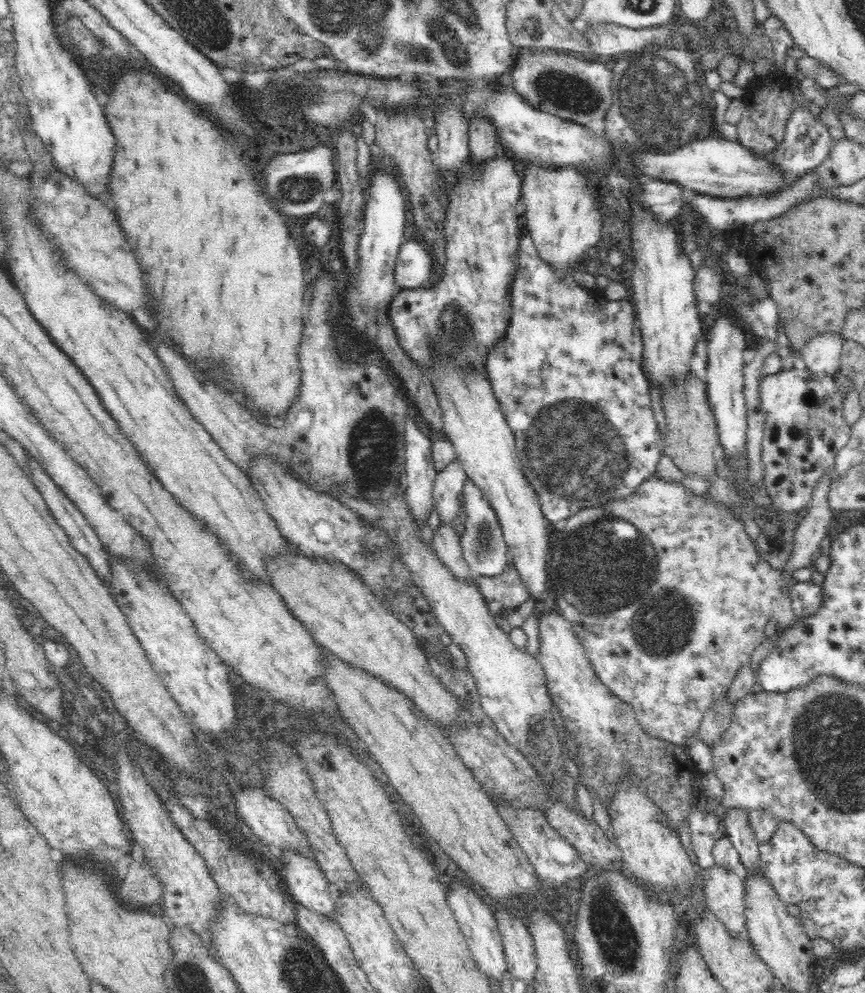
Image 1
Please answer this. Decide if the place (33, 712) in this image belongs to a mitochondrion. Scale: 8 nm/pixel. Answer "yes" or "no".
no

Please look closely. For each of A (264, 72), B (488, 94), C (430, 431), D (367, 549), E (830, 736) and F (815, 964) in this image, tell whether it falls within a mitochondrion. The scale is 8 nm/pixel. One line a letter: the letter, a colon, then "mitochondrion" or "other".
A: other
B: other
C: other
D: mitochondrion
E: mitochondrion
F: other

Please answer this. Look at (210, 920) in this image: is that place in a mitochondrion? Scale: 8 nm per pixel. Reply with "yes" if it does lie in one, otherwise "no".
no

